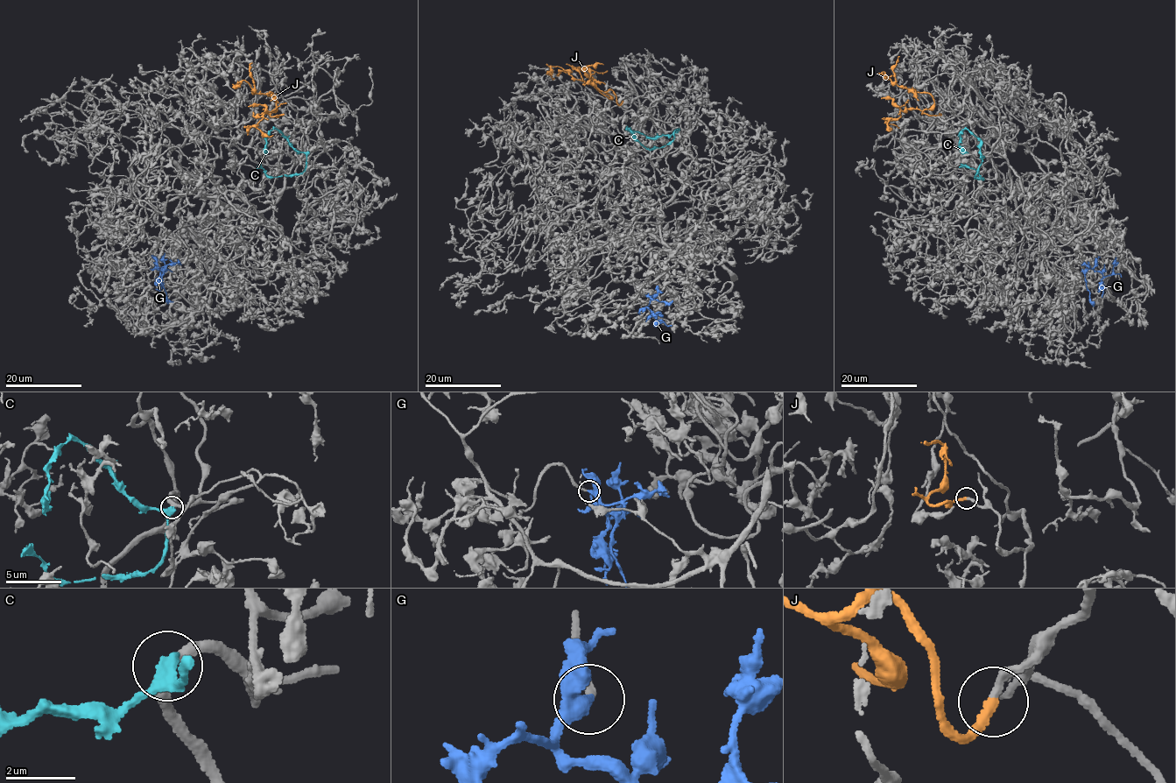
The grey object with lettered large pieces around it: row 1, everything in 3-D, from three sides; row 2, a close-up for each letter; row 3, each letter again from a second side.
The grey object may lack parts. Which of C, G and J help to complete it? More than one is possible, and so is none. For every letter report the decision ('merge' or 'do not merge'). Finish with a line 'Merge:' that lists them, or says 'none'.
C: do not merge
G: merge
J: merge
Merge: G, J

